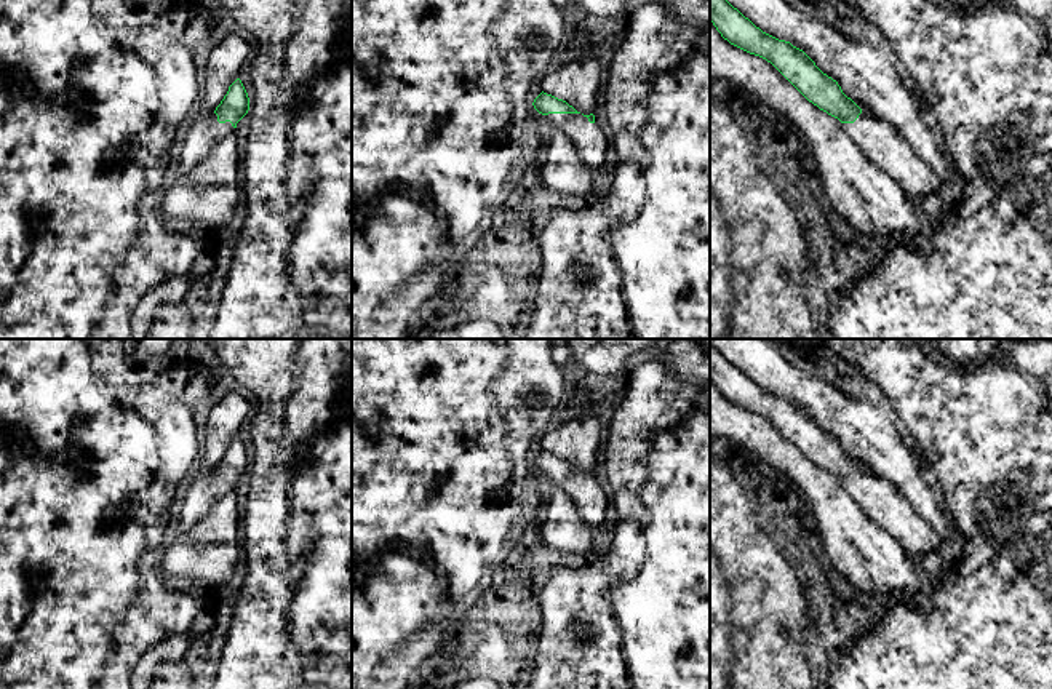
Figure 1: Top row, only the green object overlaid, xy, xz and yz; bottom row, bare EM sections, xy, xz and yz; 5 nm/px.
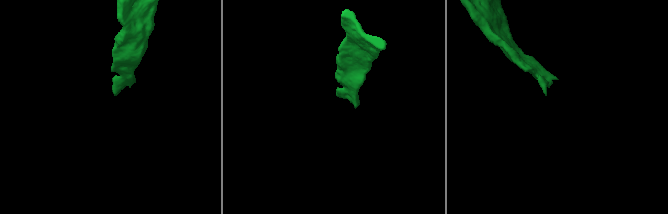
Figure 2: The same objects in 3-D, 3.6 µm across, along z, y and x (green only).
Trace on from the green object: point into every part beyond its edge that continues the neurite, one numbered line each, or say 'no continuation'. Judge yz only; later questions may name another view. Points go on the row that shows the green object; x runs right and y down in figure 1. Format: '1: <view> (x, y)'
1: yz (880, 143)

